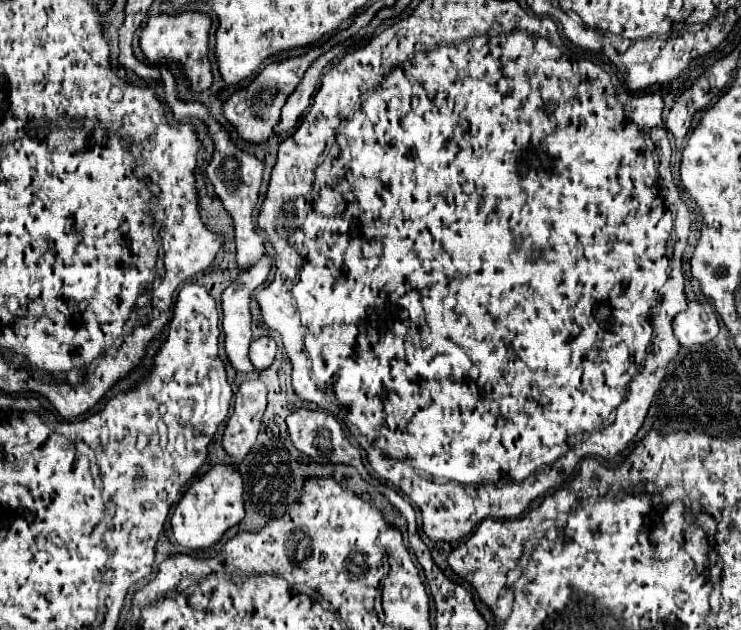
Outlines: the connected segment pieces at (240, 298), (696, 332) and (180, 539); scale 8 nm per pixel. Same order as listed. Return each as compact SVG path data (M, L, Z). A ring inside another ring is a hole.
M264 254L258 262L254 262L250 268L242 270L238 274L238 278L222 292L222 314L224 314L224 334L226 334L226 354L228 354L228 360L232 362L232 366L240 372L252 372L254 366L248 358L248 346L252 342L252 334L250 334L250 296L252 292L266 282L268 278L268 272L272 268L272 260L268 254Z
M690 300L688 308L676 314L672 328L682 346L706 344L720 330L714 308L704 300Z
M214 466L204 476L194 480L182 494L176 510L170 518L176 542L184 548L206 550L214 546L228 528L236 526L244 518L244 484L236 466Z

